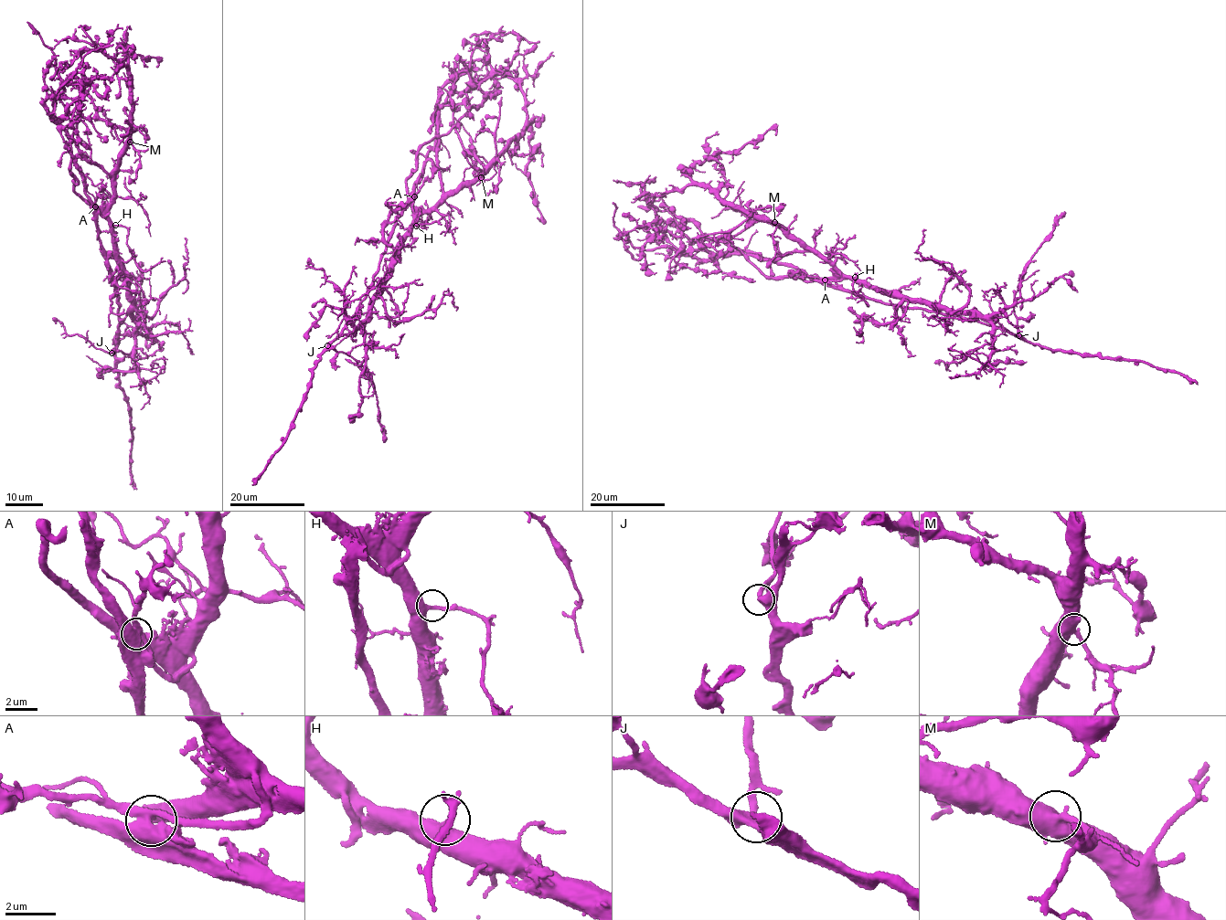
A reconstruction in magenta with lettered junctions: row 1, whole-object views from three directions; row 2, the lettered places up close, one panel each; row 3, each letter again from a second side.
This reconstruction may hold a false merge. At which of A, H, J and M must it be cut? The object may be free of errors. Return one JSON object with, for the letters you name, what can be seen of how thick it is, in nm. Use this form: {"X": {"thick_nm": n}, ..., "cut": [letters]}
{"A": {"thick_nm": 600}, "cut": ["A"]}

